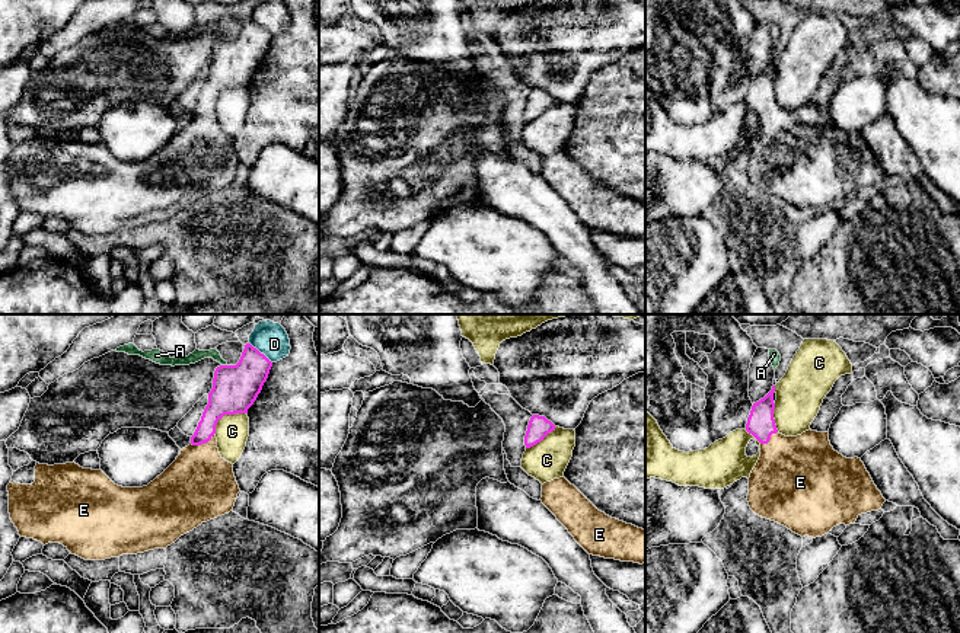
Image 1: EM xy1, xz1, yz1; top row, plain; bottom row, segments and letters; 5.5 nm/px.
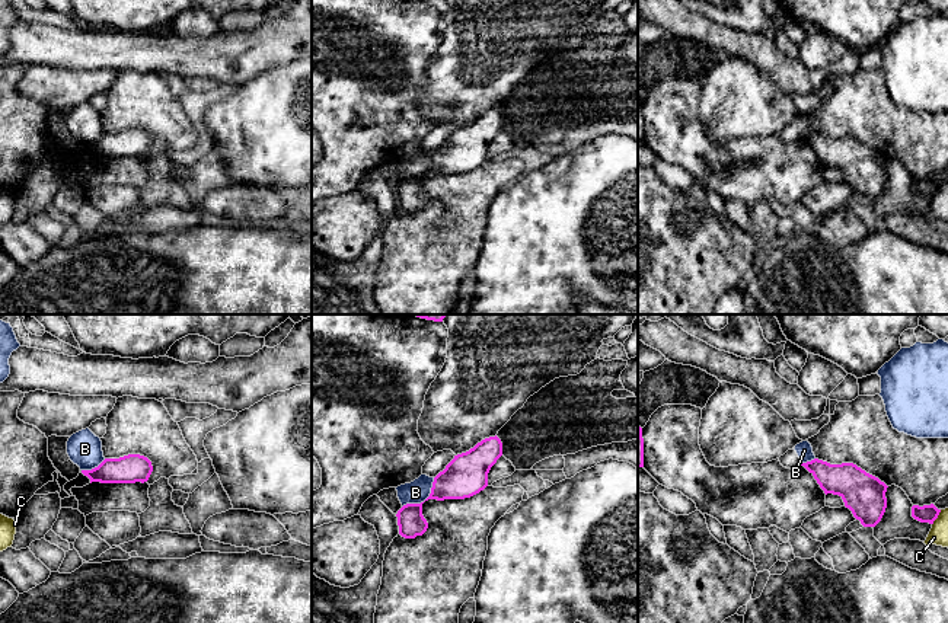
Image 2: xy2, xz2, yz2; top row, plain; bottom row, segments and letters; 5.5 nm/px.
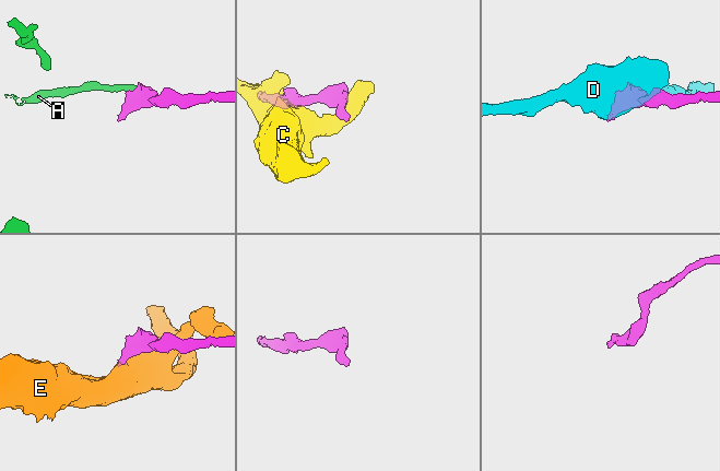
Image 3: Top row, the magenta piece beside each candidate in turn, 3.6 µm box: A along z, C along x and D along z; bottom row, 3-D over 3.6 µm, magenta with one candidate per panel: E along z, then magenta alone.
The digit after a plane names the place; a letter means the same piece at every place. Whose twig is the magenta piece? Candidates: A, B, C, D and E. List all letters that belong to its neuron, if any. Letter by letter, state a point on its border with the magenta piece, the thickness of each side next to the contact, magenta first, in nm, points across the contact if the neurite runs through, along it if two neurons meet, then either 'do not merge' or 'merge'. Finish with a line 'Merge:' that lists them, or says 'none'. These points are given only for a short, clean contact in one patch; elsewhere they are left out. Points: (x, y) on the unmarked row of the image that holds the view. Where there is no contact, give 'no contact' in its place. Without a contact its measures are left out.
A: xy1 (225, 40) | 260/70 nm | along xy1 (222, 38), (226, 40) | do not merge
B: xz2 (425, 173) | 220/130 nm | along xz2 (434, 152), (431, 166), (423, 175), (407, 176), (402, 181) | do not merge
C: xy1 (226, 88) | 260/190 nm | do not merge
D: xy1 (260, 26) | 260/180 nm | along xy1 (249, 16), (271, 37) | do not merge
E: xy1 (203, 117) | 150/380 nm | across xy1 (222, 76), (209, 93), (203, 117), (198, 160) | merge
Merge: E

